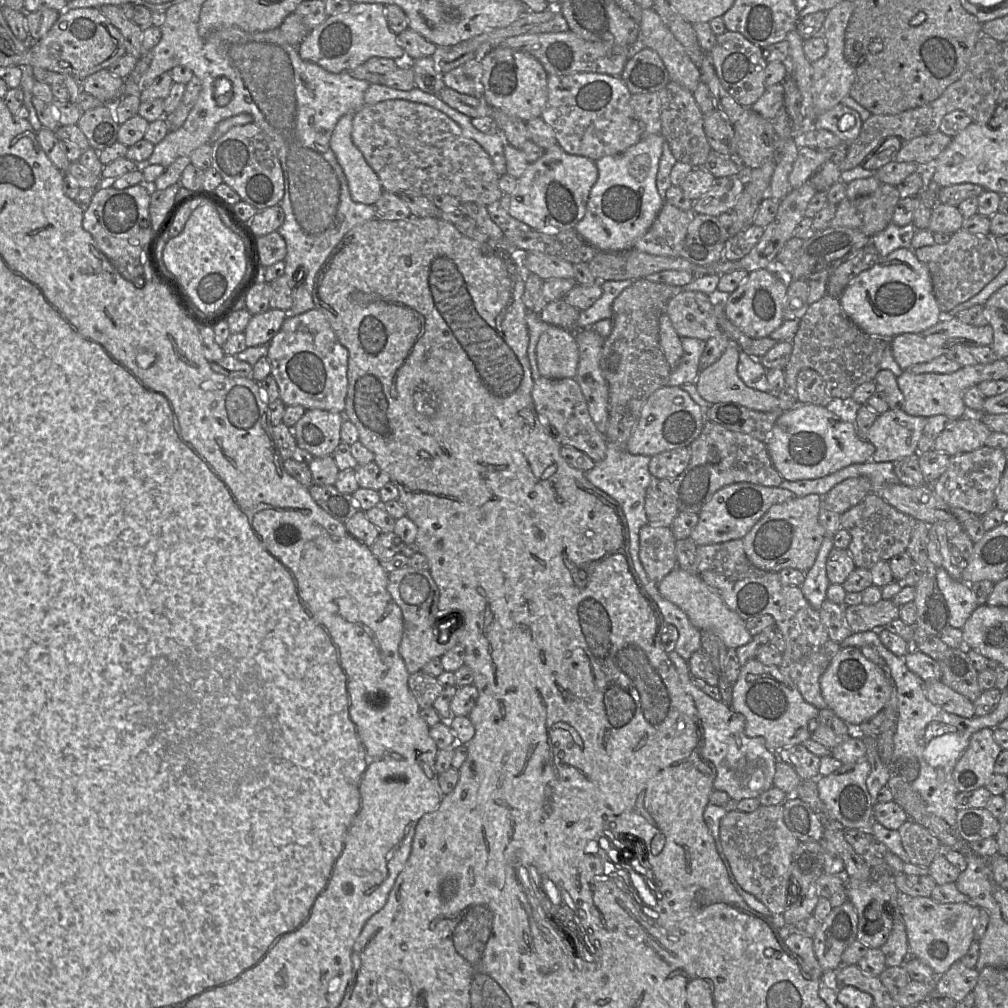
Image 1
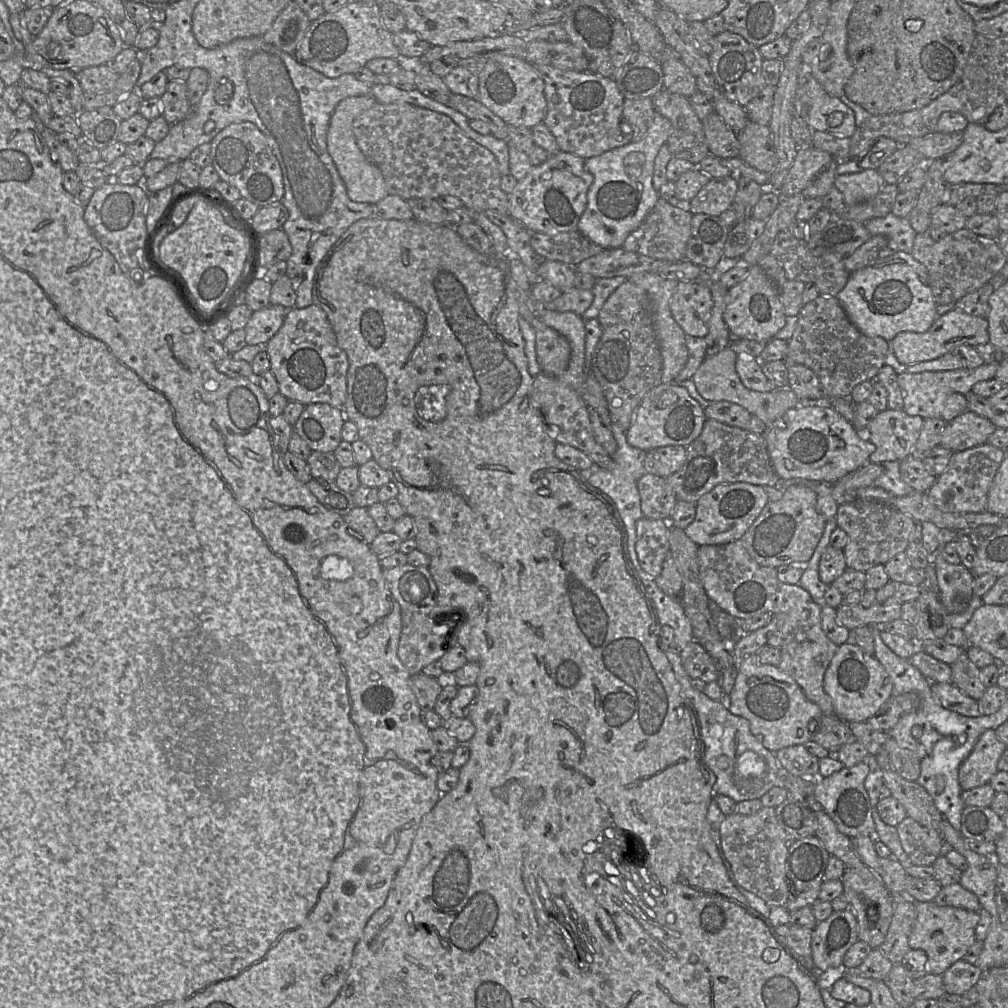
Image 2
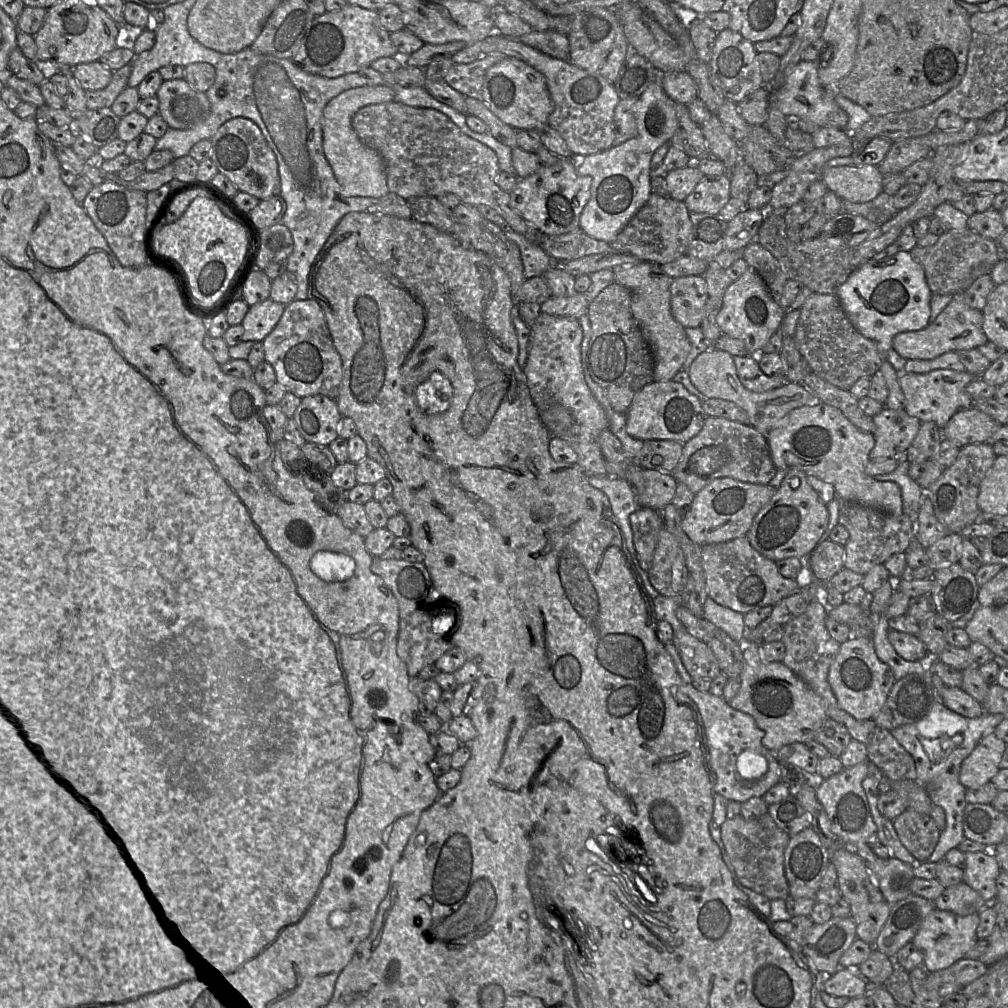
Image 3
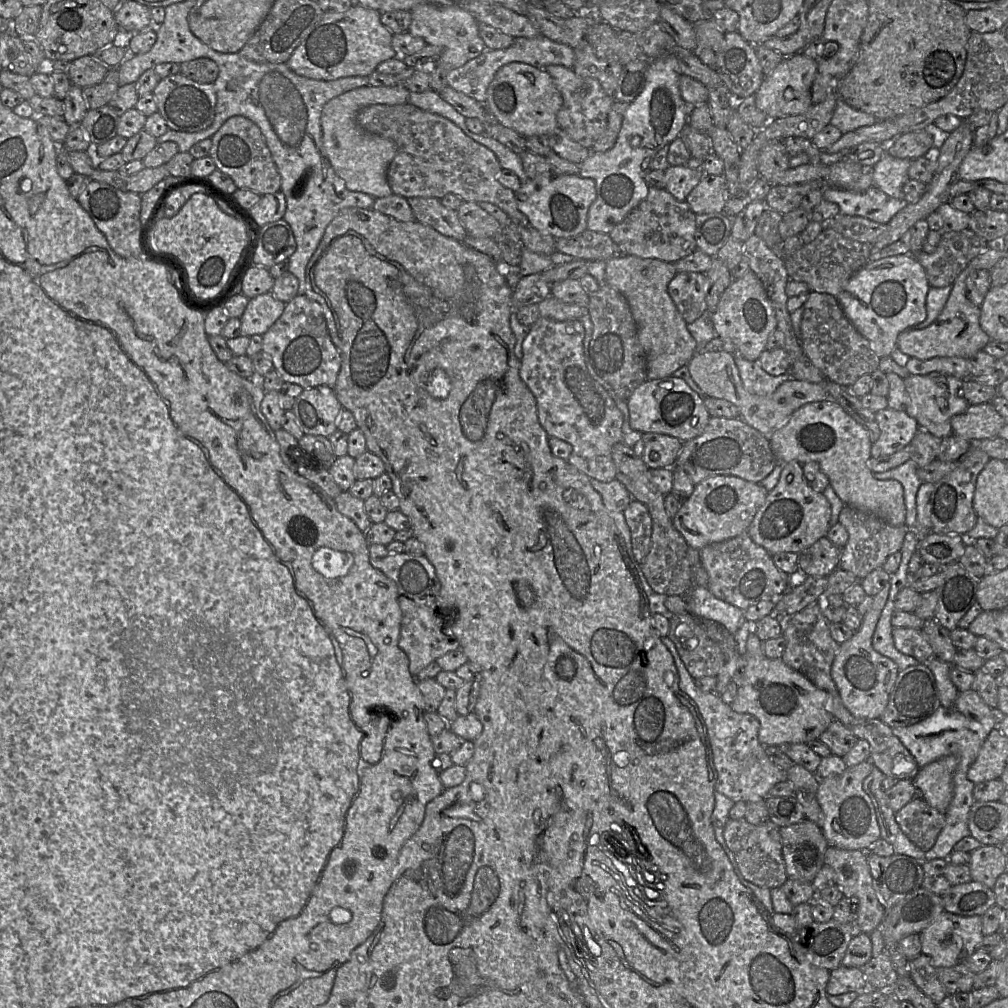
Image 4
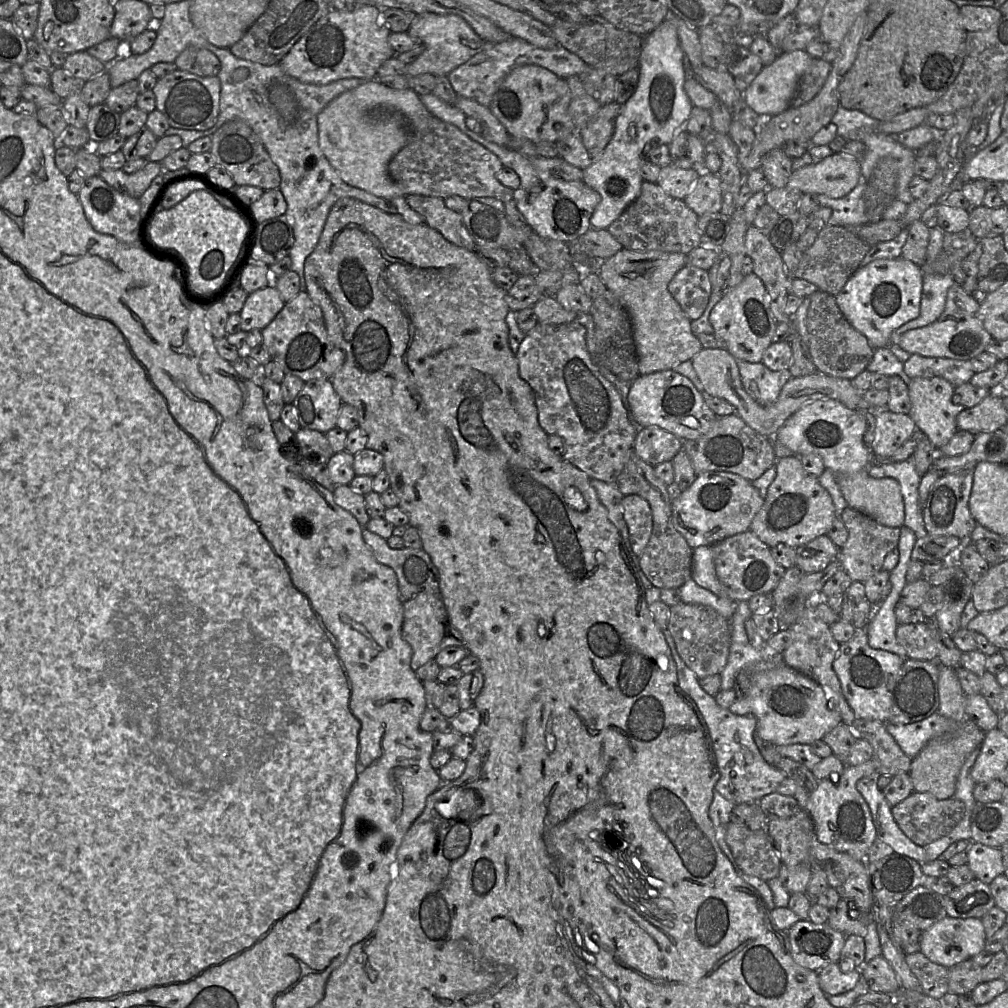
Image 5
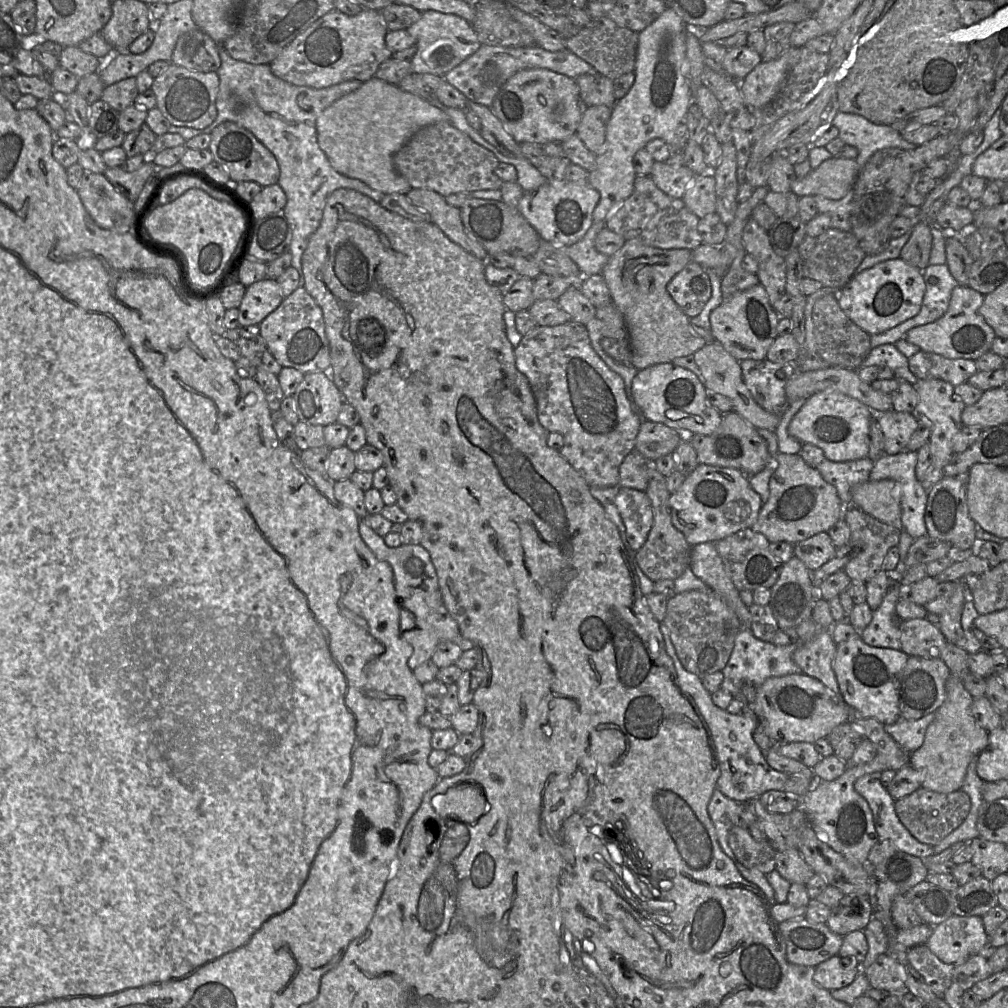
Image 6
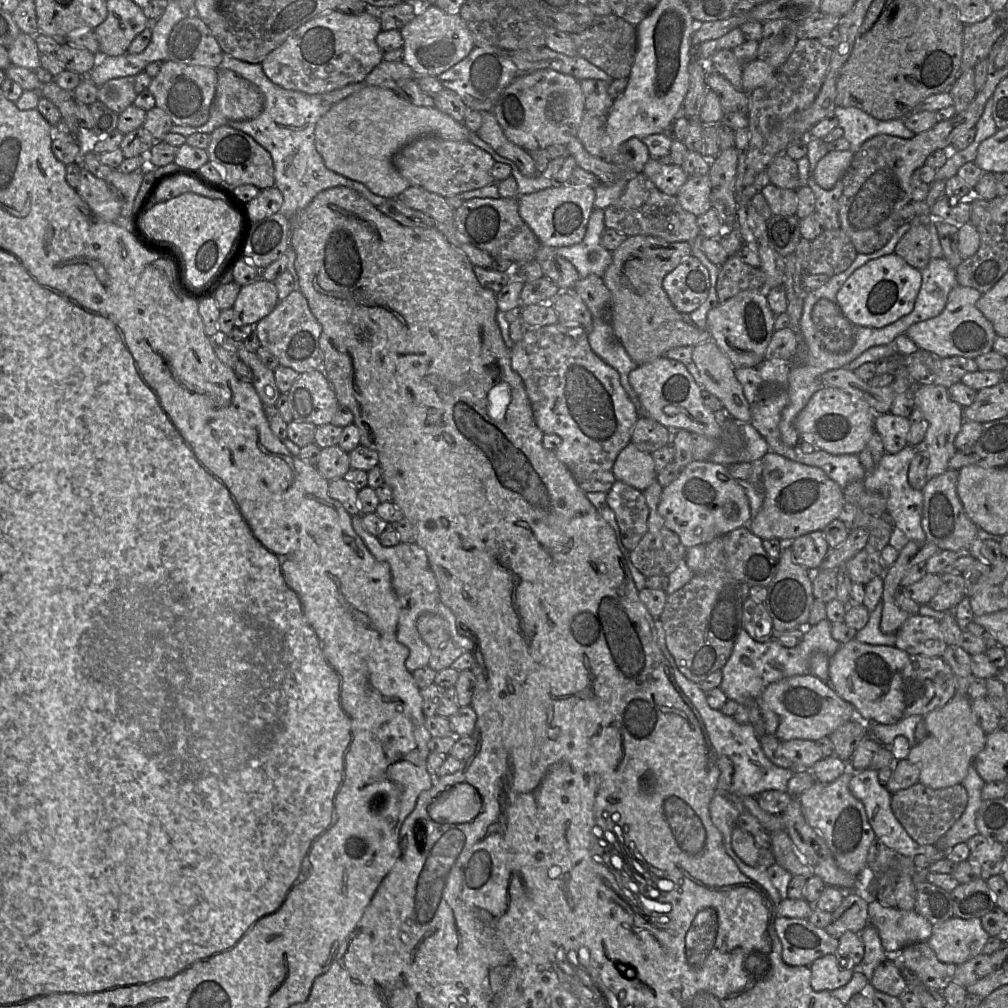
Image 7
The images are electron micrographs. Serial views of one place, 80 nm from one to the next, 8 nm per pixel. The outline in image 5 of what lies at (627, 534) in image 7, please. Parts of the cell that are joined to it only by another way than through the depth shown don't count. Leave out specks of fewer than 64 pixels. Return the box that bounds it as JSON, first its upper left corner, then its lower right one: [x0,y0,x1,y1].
[622,494,652,558]

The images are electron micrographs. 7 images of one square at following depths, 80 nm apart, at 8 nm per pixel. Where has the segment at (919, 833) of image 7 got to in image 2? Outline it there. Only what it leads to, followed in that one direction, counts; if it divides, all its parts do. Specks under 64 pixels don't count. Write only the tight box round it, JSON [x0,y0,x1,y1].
[896,816,944,866]

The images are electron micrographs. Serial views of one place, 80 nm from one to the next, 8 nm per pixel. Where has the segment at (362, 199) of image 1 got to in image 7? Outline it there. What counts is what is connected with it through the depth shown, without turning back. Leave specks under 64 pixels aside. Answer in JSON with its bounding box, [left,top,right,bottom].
[315,86,470,199]

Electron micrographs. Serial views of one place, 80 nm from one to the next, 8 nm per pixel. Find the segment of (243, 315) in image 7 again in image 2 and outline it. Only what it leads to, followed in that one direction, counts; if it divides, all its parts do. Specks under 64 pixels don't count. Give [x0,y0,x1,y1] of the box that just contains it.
[244,305,288,350]

